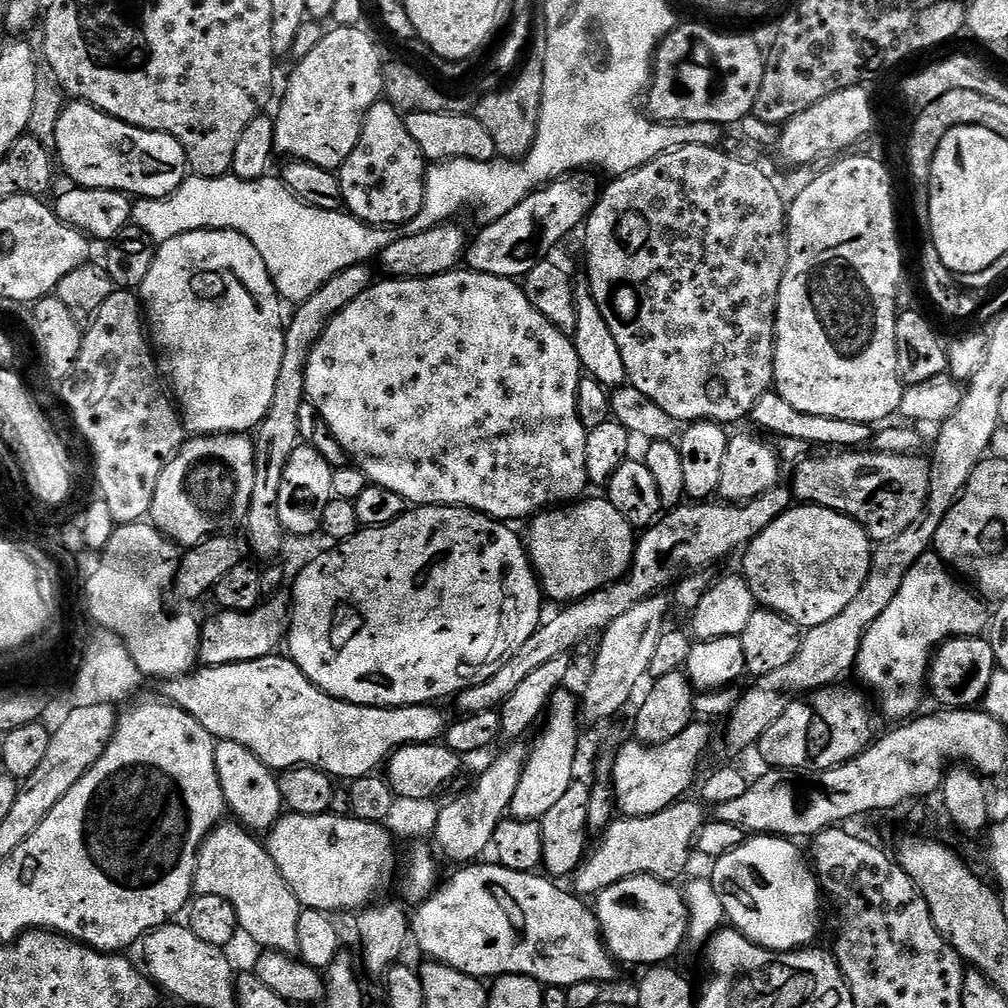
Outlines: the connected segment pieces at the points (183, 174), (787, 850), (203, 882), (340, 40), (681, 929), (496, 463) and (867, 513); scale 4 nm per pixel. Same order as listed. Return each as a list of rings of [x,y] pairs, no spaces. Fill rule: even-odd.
[[[83,102],[63,105],[57,118],[54,156],[73,185],[109,188],[145,200],[172,196],[190,172],[186,150],[170,134],[135,128]]]
[[[759,834],[753,835],[751,838],[745,839],[743,844],[737,846],[735,852],[719,856],[711,865],[712,873],[710,879],[714,890],[718,890],[718,898],[722,898],[722,906],[724,907],[724,915],[727,923],[731,927],[739,930],[743,936],[748,940],[753,940],[758,946],[768,948],[772,952],[794,952],[802,948],[807,948],[813,943],[812,940],[816,936],[816,931],[820,928],[820,900],[822,904],[822,893],[820,890],[820,881],[816,879],[816,873],[810,867],[809,861],[800,852],[796,852],[796,848],[791,839],[782,836],[761,836]]]
[[[228,823],[217,824],[200,847],[192,883],[195,895],[215,894],[217,898],[226,898],[226,902],[230,902],[230,906],[234,906],[234,914],[238,914],[240,930],[249,933],[264,950],[289,954],[298,953],[298,918],[302,906],[298,902],[294,890],[290,890],[290,886],[286,886],[286,878],[282,878],[278,866],[274,866],[274,858],[270,858],[267,847],[261,841],[259,844],[256,841],[259,839],[239,823]]]
[[[336,26],[325,31],[314,50],[295,65],[280,109],[274,112],[274,142],[279,155],[339,170],[358,146],[366,114],[384,90],[380,52],[371,34],[362,29]]]
[[[635,876],[634,878],[626,878],[620,880],[614,886],[610,886],[606,890],[602,890],[595,897],[594,911],[596,913],[596,921],[600,924],[600,934],[604,938],[604,944],[608,948],[608,953],[612,955],[612,959],[624,964],[644,964],[643,966],[663,965],[665,962],[671,961],[670,958],[679,950],[683,944],[686,944],[688,937],[688,903],[684,900],[684,893],[675,883],[667,880],[659,880],[653,876]]]
[[[453,270],[441,276],[431,276],[421,280],[384,278],[381,284],[380,281],[373,283],[371,288],[367,288],[358,298],[354,298],[354,302],[347,304],[326,326],[326,330],[318,338],[318,342],[306,362],[306,390],[304,395],[307,403],[315,406],[316,415],[323,420],[324,425],[330,430],[330,434],[334,434],[334,438],[348,455],[349,461],[354,462],[355,467],[359,468],[371,483],[382,486],[386,490],[394,490],[394,494],[402,494],[402,498],[409,505],[427,506],[437,504],[443,508],[471,508],[472,511],[482,512],[485,516],[492,517],[493,520],[516,522],[512,520],[520,520],[523,516],[531,518],[545,511],[549,506],[564,506],[569,502],[579,501],[585,495],[584,488],[589,487],[588,475],[586,474],[586,438],[588,437],[588,429],[582,426],[582,422],[578,418],[578,406],[576,405],[576,391],[582,379],[582,369],[580,359],[576,353],[575,343],[569,337],[561,334],[554,326],[550,326],[550,322],[546,322],[546,318],[542,318],[542,314],[538,314],[538,310],[534,310],[530,298],[526,298],[523,287],[516,280],[507,280],[506,278],[498,278],[497,276],[471,270],[460,271]]]
[[[840,450],[837,456],[809,458],[794,468],[790,489],[797,501],[817,504],[857,520],[874,542],[898,538],[926,504],[931,463],[923,455],[882,454],[875,450]]]

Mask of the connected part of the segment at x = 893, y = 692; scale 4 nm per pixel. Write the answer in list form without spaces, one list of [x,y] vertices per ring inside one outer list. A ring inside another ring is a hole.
[[[930,550],[922,554],[922,558],[914,562],[914,566],[910,566],[906,578],[902,578],[902,586],[898,586],[898,594],[894,594],[894,599],[890,601],[890,606],[886,606],[886,610],[882,610],[882,614],[878,614],[878,618],[874,618],[874,622],[866,630],[856,654],[855,675],[860,675],[861,682],[880,699],[880,708],[886,719],[896,720],[892,722],[907,721],[921,711],[920,699],[926,696],[928,665],[931,664],[936,649],[957,636],[979,637],[983,633],[980,631],[983,628],[985,631],[989,624],[989,605],[975,591],[965,587],[953,575],[943,558]]]

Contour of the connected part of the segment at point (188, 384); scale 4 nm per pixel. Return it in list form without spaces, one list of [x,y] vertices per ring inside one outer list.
[[[183,232],[170,242],[159,245],[154,263],[150,266],[150,274],[146,274],[146,282],[138,290],[142,301],[142,312],[150,329],[150,340],[158,353],[158,364],[170,385],[171,395],[178,405],[178,411],[184,421],[184,427],[192,436],[227,436],[229,432],[241,434],[251,433],[266,418],[266,410],[270,410],[270,402],[274,402],[274,385],[278,383],[278,370],[282,367],[282,350],[284,349],[285,317],[280,317],[282,301],[276,295],[276,287],[266,270],[266,262],[262,262],[262,254],[254,250],[254,246],[242,234],[237,232]]]

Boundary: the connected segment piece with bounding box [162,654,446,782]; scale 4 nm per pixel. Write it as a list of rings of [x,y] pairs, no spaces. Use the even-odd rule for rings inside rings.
[[[273,654],[237,664],[200,666],[186,676],[163,681],[163,699],[186,710],[217,741],[229,740],[246,746],[267,768],[320,768],[340,782],[351,782],[371,776],[392,753],[407,744],[431,744],[439,741],[446,731],[446,719],[439,707],[432,704],[409,704],[402,708],[368,708],[365,704],[351,704],[335,700],[313,686],[302,670],[284,654]]]

